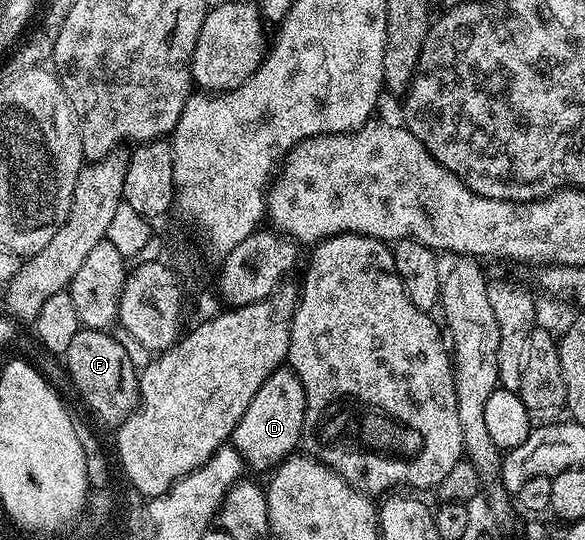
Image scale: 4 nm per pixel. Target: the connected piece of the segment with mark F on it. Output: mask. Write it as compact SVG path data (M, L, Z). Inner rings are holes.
M80 329L69 344L65 360L70 382L79 380L78 386L83 388L95 407L99 408L100 415L119 423L131 416L131 412L139 404L139 371L129 359L129 354L115 340L114 334Z

